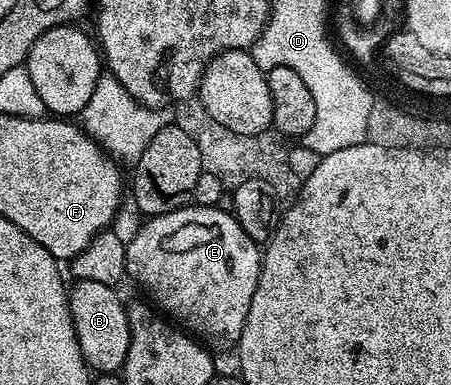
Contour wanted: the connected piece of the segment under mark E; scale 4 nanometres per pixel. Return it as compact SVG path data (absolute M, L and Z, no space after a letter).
M190 203L181 209L150 217L142 220L139 231L135 231L135 239L125 245L126 278L130 282L133 280L162 314L172 318L182 330L207 343L213 351L232 350L241 338L243 323L251 307L251 295L255 295L259 283L263 256L258 242L252 241L247 231L243 231L232 212L225 210L224 213L223 210L212 205Z

